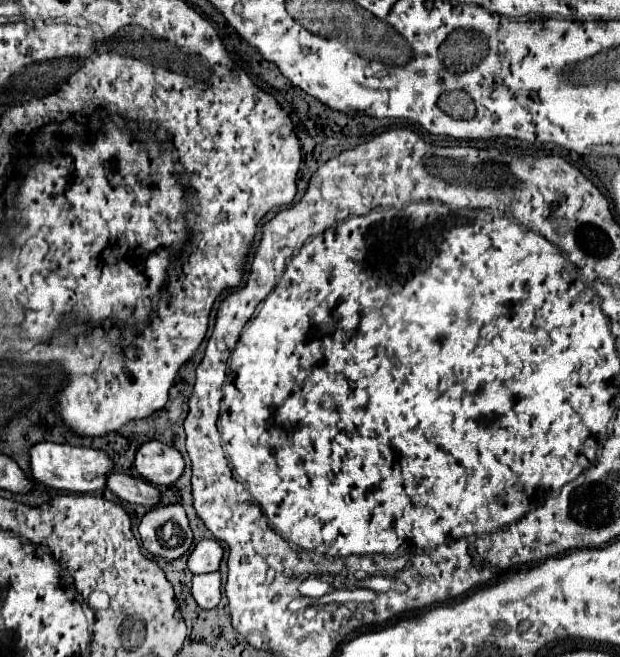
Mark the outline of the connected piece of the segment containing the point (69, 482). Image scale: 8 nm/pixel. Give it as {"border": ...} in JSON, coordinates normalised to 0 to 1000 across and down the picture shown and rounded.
{"border":[[[56,674],[47,683],[47,708],[56,732],[66,732],[85,744],[118,750],[144,750],[169,744],[169,723],[182,717],[182,702],[166,686],[92,674]]]}

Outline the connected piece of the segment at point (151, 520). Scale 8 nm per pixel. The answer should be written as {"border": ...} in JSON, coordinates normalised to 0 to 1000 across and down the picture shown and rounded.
{"border":[[[292,766],[256,769],[237,778],[224,796],[224,814],[240,842],[266,851],[282,851],[311,830],[305,790]]]}

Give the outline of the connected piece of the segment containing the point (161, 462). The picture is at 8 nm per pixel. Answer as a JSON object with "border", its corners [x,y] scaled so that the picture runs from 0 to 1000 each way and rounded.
{"border":[[[237,671],[218,693],[221,720],[247,738],[276,738],[295,720],[298,702],[282,680],[260,671]]]}

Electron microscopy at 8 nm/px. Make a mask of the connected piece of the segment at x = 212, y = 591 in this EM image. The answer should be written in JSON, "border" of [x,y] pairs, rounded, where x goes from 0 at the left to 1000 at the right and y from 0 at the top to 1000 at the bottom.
{"border":[[[353,869],[315,875],[308,906],[321,924],[344,927],[356,912],[356,875],[353,875]]]}

